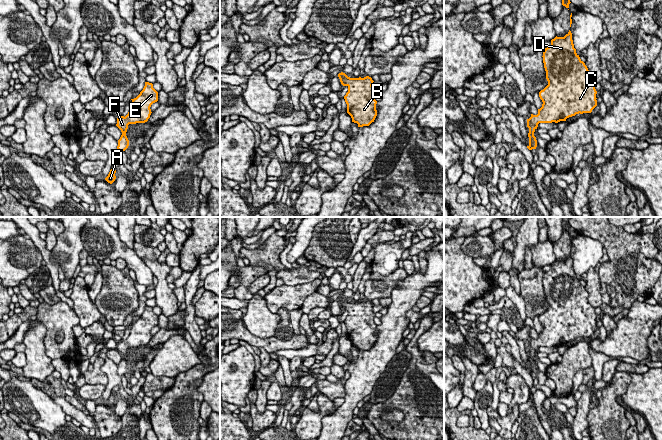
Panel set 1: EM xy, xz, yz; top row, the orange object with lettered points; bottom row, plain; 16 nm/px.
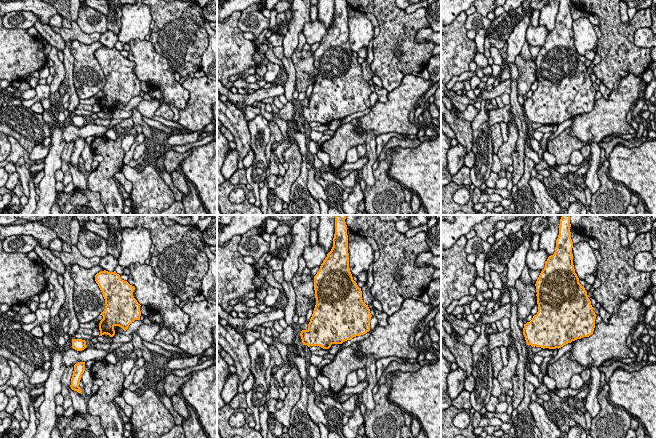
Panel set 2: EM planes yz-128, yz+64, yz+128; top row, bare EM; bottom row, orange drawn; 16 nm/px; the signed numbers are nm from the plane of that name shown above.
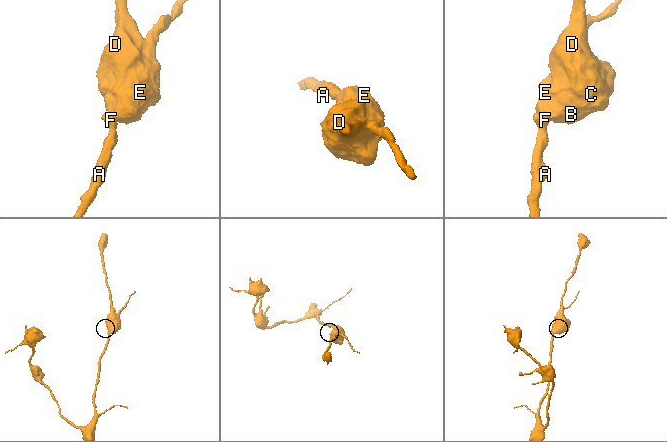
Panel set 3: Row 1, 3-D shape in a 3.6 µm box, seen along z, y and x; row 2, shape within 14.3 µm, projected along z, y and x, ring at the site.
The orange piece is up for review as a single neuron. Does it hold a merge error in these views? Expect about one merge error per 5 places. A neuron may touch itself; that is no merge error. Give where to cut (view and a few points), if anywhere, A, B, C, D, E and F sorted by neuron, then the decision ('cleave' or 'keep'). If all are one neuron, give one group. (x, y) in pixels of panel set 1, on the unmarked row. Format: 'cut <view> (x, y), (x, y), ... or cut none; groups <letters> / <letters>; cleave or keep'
cut none; groups A B C D E F; keep

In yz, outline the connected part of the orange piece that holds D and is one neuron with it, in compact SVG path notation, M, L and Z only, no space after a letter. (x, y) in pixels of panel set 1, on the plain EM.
M570 254L564 261L556 260L552 263L551 269L545 272L542 281L548 309L539 316L539 321L543 328L538 333L538 338L531 338L531 341L527 343L527 351L529 352L529 369L527 372L529 374L536 373L537 371L534 356L539 347L566 345L567 342L579 337L591 337L597 330L595 308L588 302L589 294L576 277Z

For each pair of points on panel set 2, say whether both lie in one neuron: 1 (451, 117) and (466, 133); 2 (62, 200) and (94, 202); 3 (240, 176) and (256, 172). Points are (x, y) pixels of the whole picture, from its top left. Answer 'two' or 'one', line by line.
1: one
2: one
3: two

